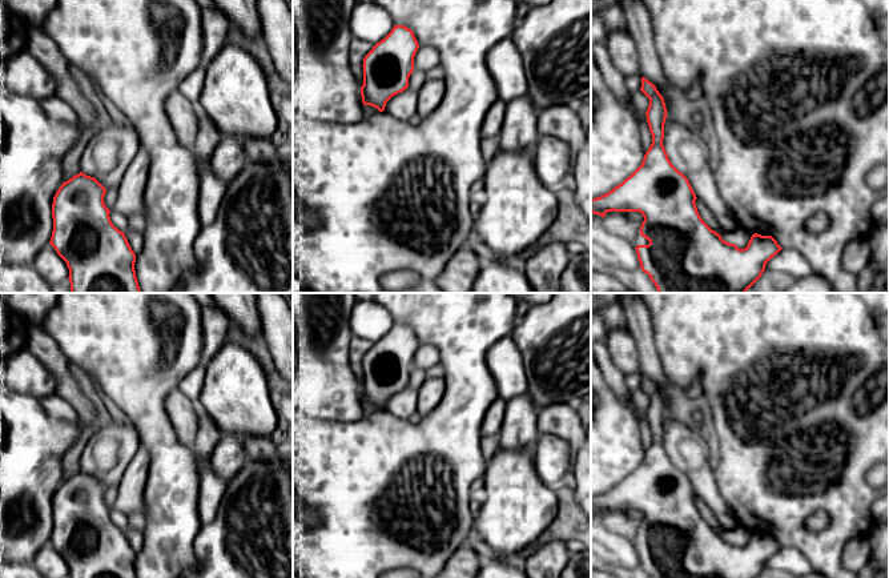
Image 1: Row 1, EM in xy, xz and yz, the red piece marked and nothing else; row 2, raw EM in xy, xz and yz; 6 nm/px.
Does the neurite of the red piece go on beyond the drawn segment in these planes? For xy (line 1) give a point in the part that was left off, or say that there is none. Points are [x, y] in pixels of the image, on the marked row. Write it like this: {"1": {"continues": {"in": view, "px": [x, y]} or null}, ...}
{"1": {"continues": null}}

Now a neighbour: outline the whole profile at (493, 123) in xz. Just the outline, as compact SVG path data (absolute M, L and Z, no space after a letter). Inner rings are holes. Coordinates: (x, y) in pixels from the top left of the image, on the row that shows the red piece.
M498 100L488 109L483 125L482 125L482 139L498 137L504 121L507 103Z

